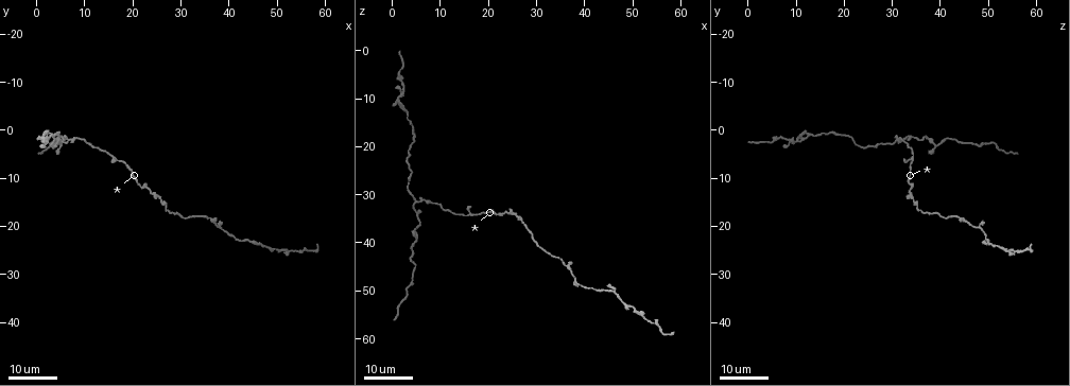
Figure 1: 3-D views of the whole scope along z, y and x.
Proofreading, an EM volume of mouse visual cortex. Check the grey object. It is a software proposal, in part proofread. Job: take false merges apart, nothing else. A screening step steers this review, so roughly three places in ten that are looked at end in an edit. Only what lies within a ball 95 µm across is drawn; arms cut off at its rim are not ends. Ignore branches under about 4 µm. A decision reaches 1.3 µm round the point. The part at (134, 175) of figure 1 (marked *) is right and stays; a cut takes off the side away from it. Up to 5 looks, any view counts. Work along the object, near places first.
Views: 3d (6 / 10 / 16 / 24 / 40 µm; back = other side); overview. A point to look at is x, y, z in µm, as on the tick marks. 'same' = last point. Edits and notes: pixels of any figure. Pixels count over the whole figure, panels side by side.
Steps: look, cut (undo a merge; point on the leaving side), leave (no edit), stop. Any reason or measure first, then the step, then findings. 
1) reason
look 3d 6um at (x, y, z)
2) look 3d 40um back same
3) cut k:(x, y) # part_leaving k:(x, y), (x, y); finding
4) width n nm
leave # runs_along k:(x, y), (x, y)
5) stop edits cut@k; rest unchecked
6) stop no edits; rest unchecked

branch point
look 3d 16um at (4.5, 2.0, 31.0)

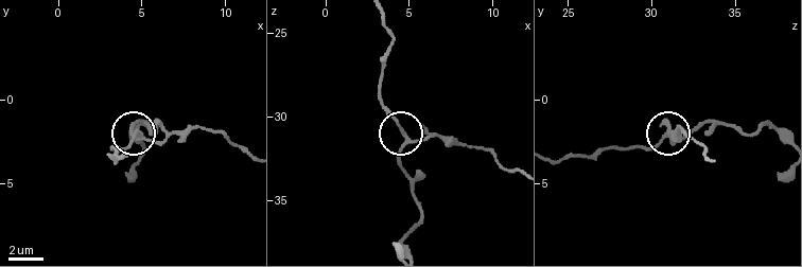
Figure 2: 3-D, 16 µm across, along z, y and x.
closer look
look 3d 10um at (4.7, 2.1, 31.6)

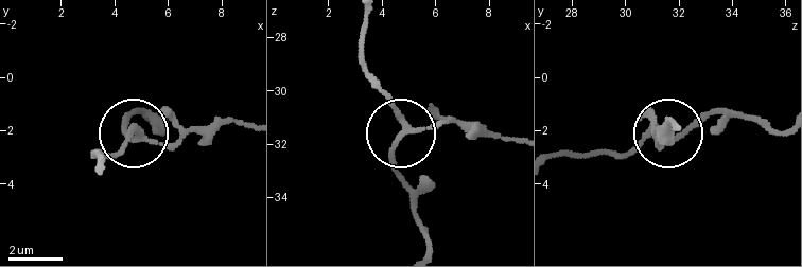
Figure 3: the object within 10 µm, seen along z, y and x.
from behind
look 3d 10um back at (4.9, 2.2, 31.6)

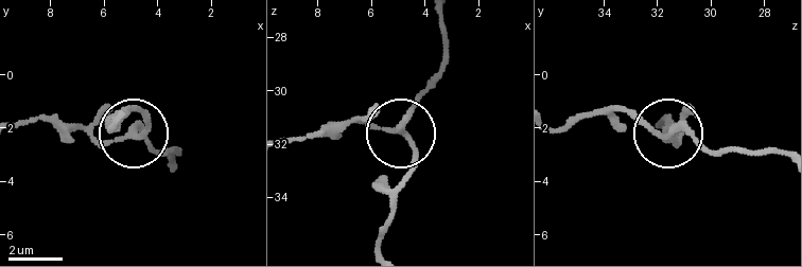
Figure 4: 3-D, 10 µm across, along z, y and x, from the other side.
side_arm 32 um
leave # runs_along 4:(285, 140), (353, 122), (395, 131), (415, 161), (401, 185); continuous, no second cell

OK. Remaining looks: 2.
thick turns thin
look 3d 16um at (1.0, 2.0, 10.5)

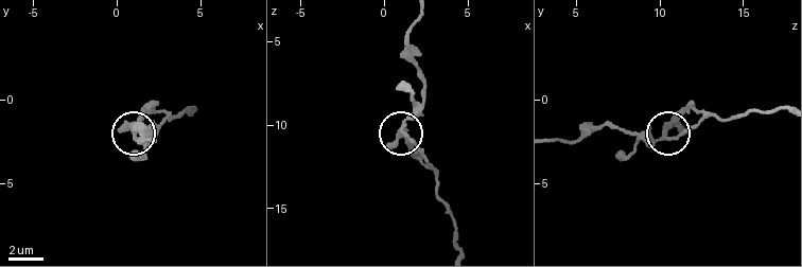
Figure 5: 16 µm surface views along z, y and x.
look 3d 10um at (1.2, 2.3, 10.1)

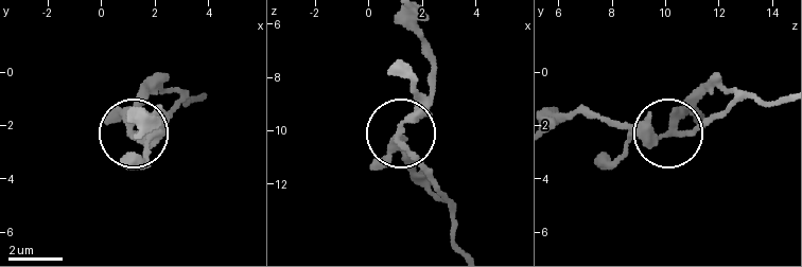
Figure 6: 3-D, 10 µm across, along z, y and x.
arms 3
leave # one cell here

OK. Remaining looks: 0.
stop no edits; rest unchecked

